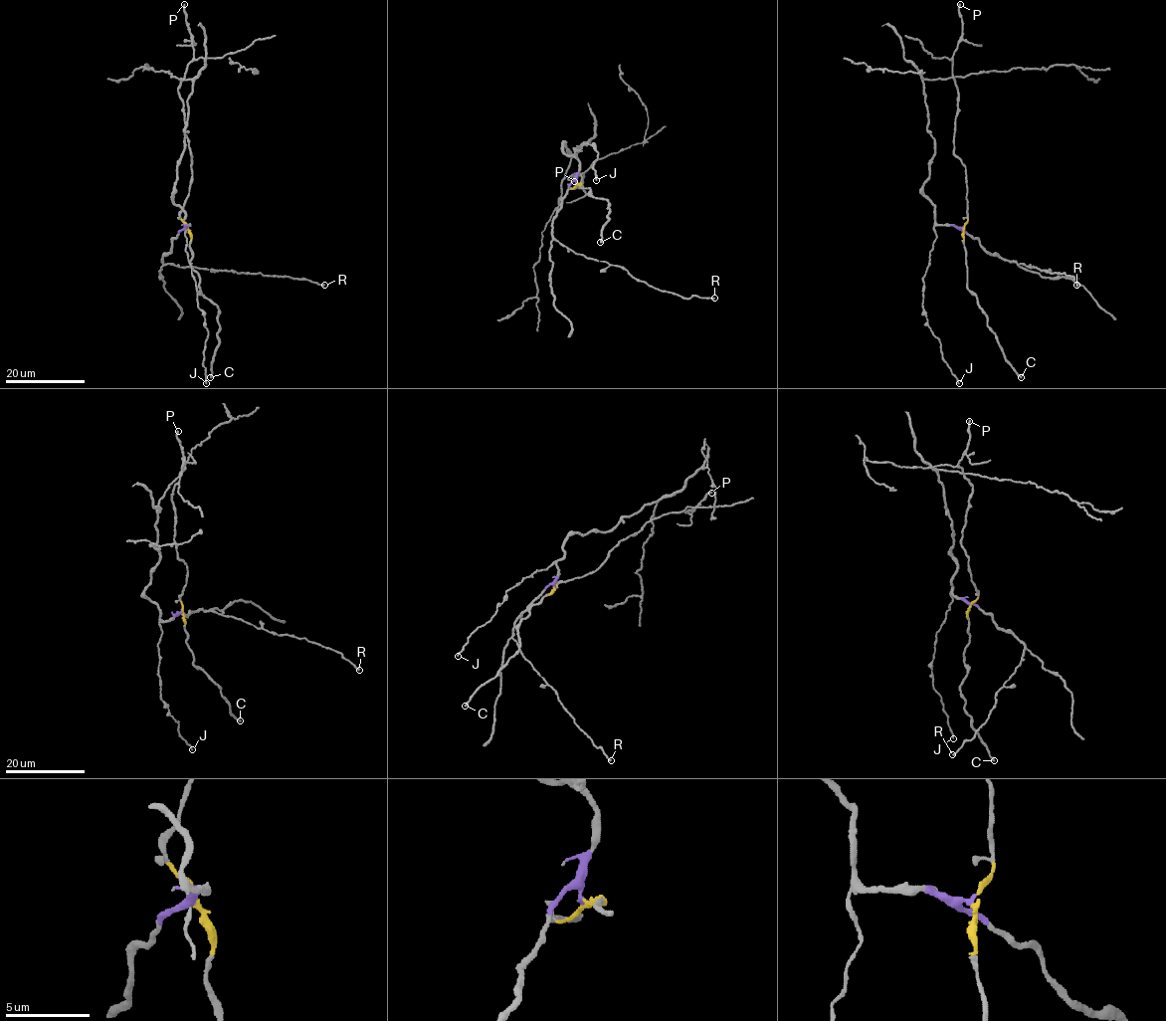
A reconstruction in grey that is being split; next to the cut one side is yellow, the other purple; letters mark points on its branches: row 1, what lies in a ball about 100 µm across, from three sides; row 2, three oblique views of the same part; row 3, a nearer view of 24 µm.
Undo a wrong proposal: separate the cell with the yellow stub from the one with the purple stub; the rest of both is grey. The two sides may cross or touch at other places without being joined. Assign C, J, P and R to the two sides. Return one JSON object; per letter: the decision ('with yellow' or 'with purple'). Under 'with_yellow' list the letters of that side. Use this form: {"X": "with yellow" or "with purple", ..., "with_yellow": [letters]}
{"C": "with yellow", "J": "with purple", "P": "with yellow", "R": "with purple", "with_yellow": ["C", "P"]}

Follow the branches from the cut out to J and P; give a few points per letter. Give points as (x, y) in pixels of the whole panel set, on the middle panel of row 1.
J: (576, 184), (579, 160), (575, 152), (588, 143), (598, 152), (594, 164), (597, 180)
P: (576, 184), (569, 188), (581, 187), (579, 175), (567, 178), (574, 173), (582, 173), (580, 183), (574, 181)

